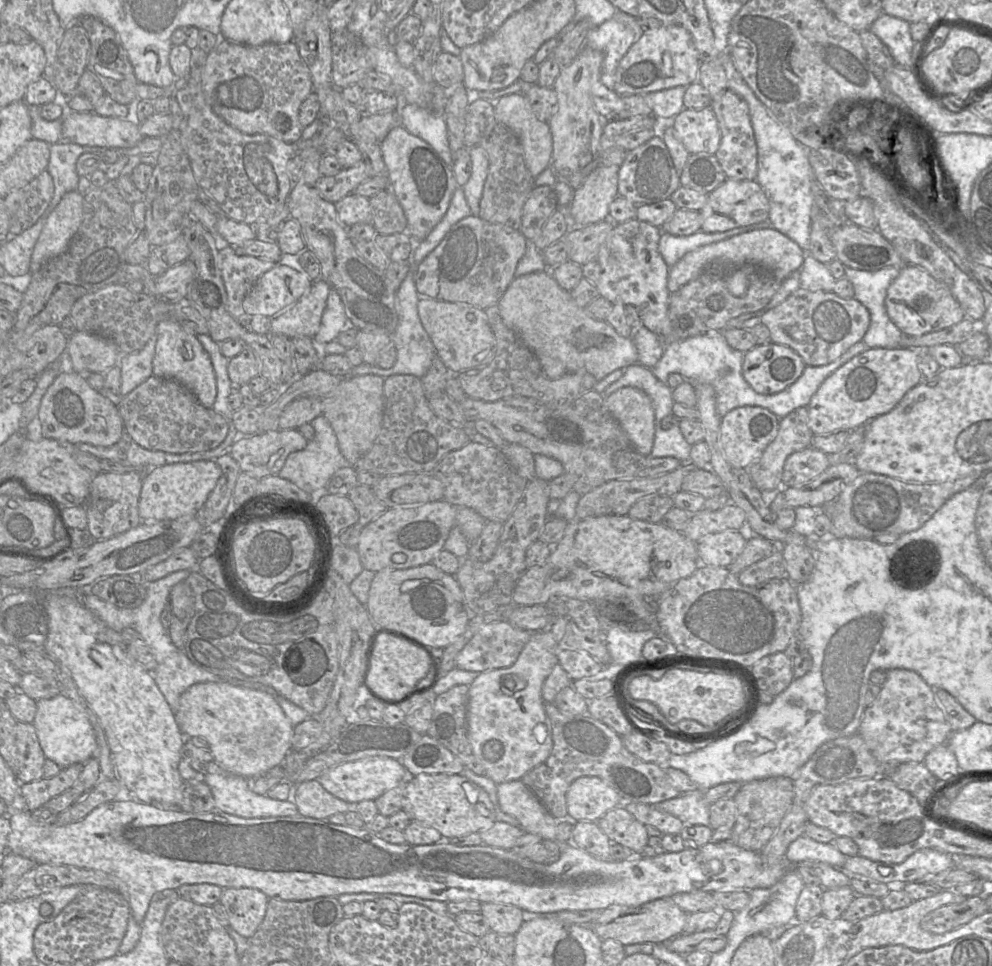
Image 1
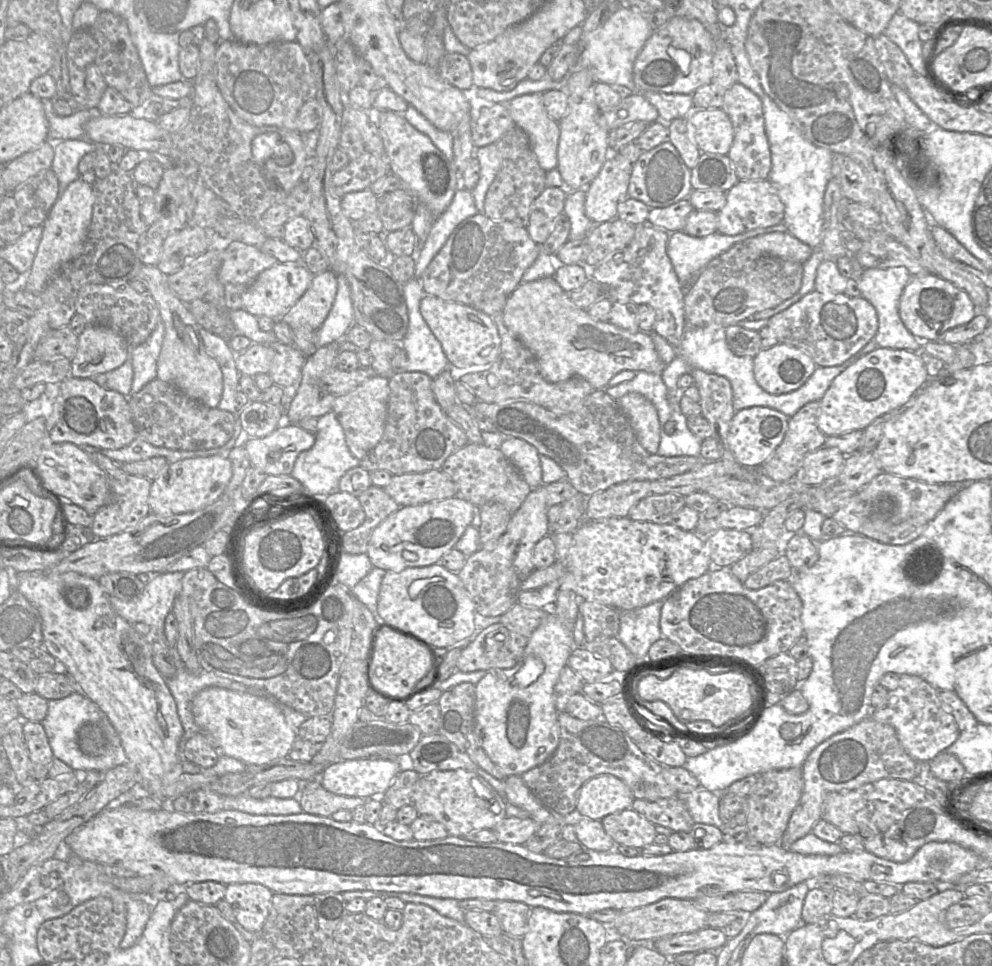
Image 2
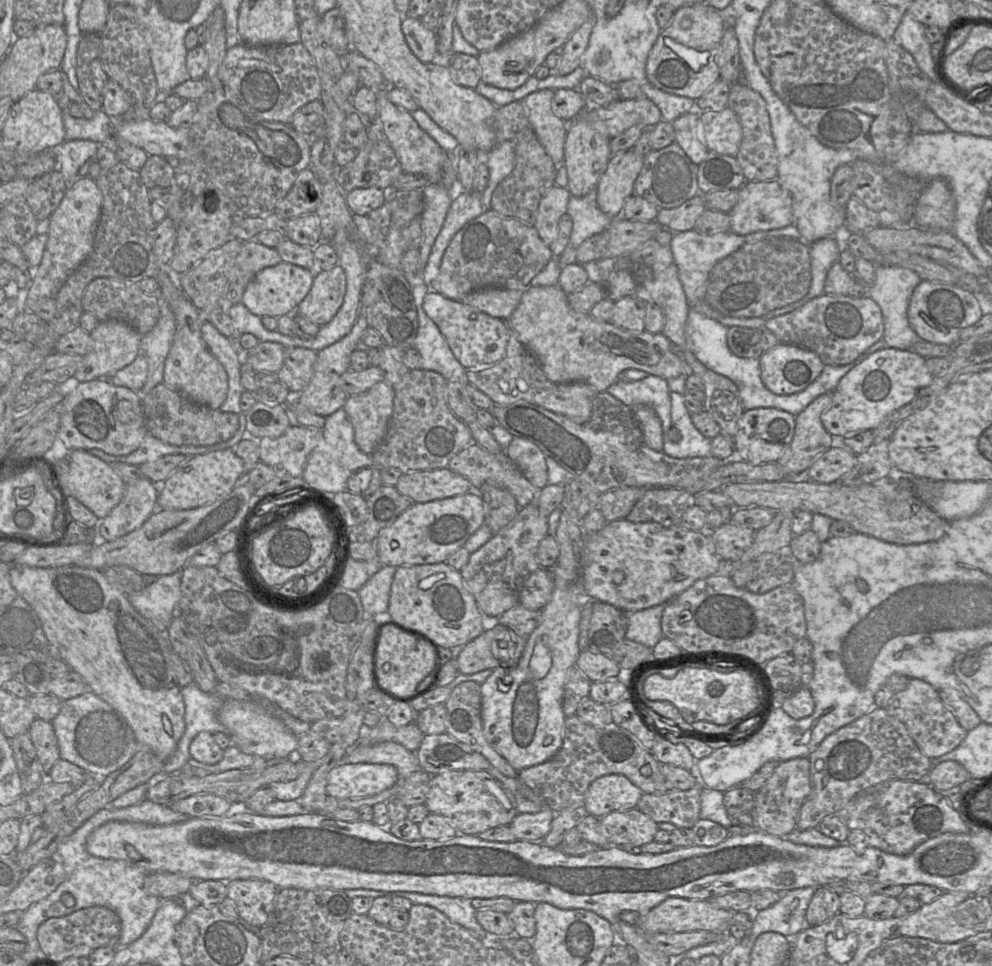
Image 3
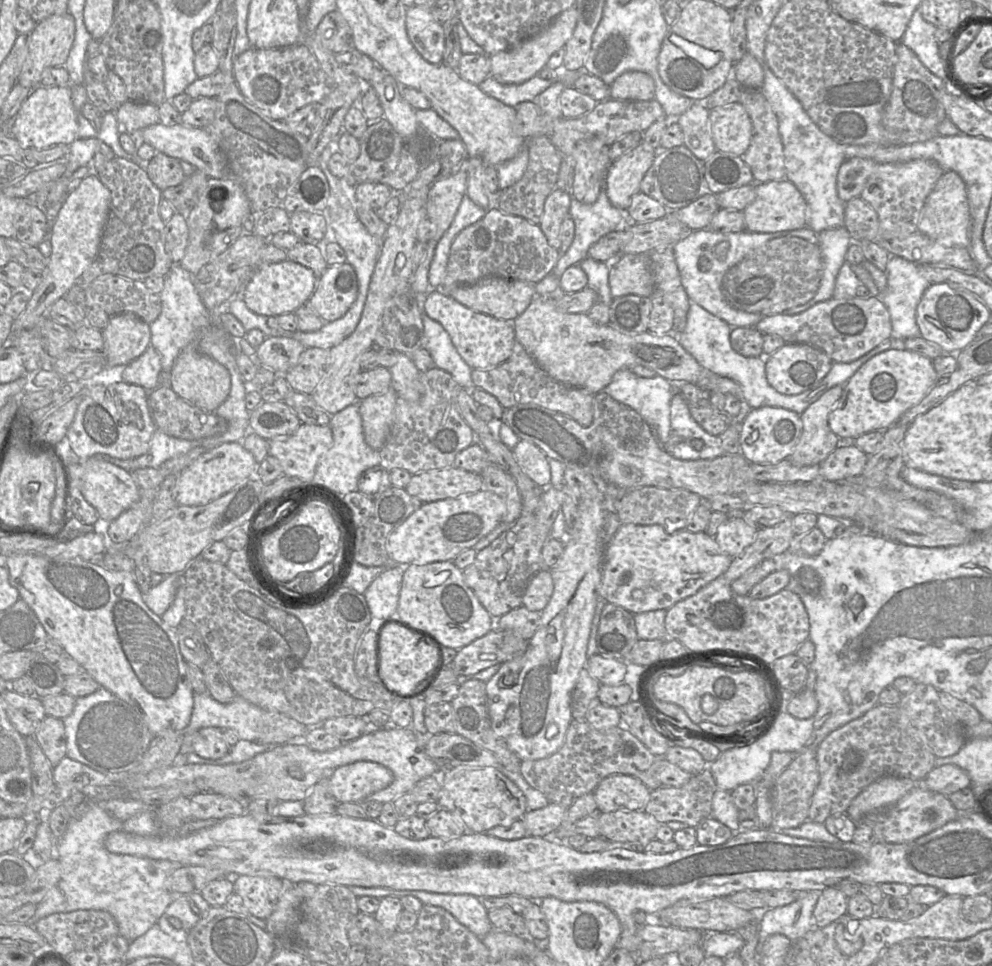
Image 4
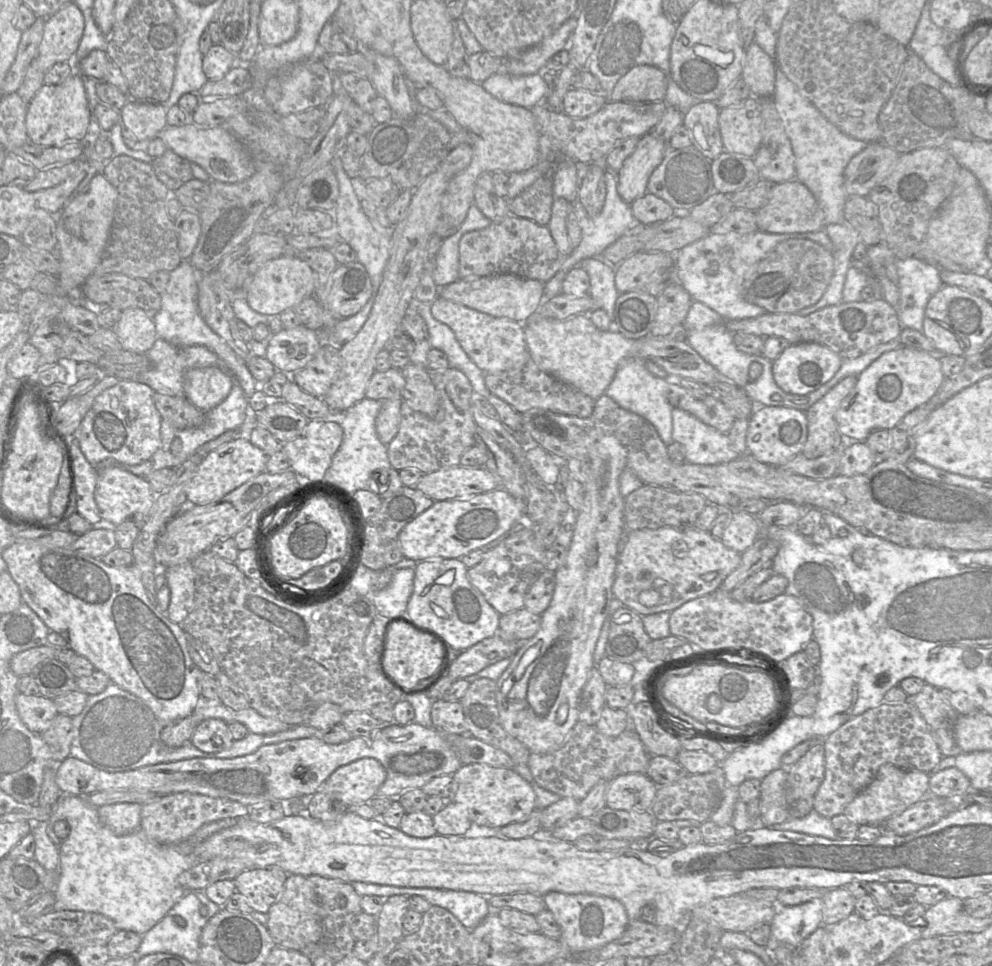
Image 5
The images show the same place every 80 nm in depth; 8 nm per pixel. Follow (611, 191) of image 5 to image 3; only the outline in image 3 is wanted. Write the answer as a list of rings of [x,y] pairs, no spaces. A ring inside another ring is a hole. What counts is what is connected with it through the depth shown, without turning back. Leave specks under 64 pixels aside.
[[[595,189],[582,197],[571,195],[567,214],[572,218],[573,228],[569,243],[558,258],[560,267],[576,263],[576,251],[580,244],[593,235],[605,232],[614,220],[598,208]]]

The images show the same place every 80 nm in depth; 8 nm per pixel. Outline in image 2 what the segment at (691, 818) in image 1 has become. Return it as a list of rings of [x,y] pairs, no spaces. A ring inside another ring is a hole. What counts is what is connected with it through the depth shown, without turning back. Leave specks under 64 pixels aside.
[[[702,787],[687,794],[681,795],[688,811],[695,823],[704,823],[722,828],[725,824],[719,816],[719,802],[721,794],[711,792]]]

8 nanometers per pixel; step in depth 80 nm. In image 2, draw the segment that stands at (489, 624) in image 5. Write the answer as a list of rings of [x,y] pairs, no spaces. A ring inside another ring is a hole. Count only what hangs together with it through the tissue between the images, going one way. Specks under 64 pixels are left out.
[[[439,563],[400,572],[386,571],[378,596],[378,622],[410,632],[438,648],[469,637],[476,628],[474,602],[457,573]]]

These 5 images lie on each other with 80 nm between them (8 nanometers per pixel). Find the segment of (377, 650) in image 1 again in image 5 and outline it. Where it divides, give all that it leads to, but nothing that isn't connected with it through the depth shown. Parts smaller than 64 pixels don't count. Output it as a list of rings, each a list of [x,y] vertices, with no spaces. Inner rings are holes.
[[[395,622],[386,631],[382,668],[394,683],[408,691],[436,671],[442,655],[442,645],[434,637],[416,631],[405,622]]]

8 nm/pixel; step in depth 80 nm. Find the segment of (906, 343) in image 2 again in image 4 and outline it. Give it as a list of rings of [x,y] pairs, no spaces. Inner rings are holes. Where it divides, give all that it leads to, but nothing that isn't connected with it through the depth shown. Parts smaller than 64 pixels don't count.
[[[891,256],[885,270],[887,288],[880,292],[879,298],[889,311],[892,325],[891,338],[905,340],[920,336],[917,325],[917,306],[925,290],[931,283],[921,274],[919,266],[904,258]]]

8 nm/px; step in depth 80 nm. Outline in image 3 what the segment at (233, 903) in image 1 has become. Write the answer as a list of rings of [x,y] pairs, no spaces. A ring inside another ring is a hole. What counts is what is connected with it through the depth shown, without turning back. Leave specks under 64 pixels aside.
[[[260,879],[232,880],[226,885],[227,897],[235,903],[239,919],[261,928],[269,919],[279,888]]]

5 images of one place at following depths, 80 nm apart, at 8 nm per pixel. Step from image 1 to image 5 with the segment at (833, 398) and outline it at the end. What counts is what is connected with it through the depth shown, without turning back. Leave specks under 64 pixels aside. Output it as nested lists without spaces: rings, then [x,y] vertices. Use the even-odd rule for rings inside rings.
[[[908,347],[884,353],[858,375],[854,389],[837,409],[838,430],[844,439],[863,442],[875,430],[891,430],[906,414],[927,403],[945,379],[935,354]]]

